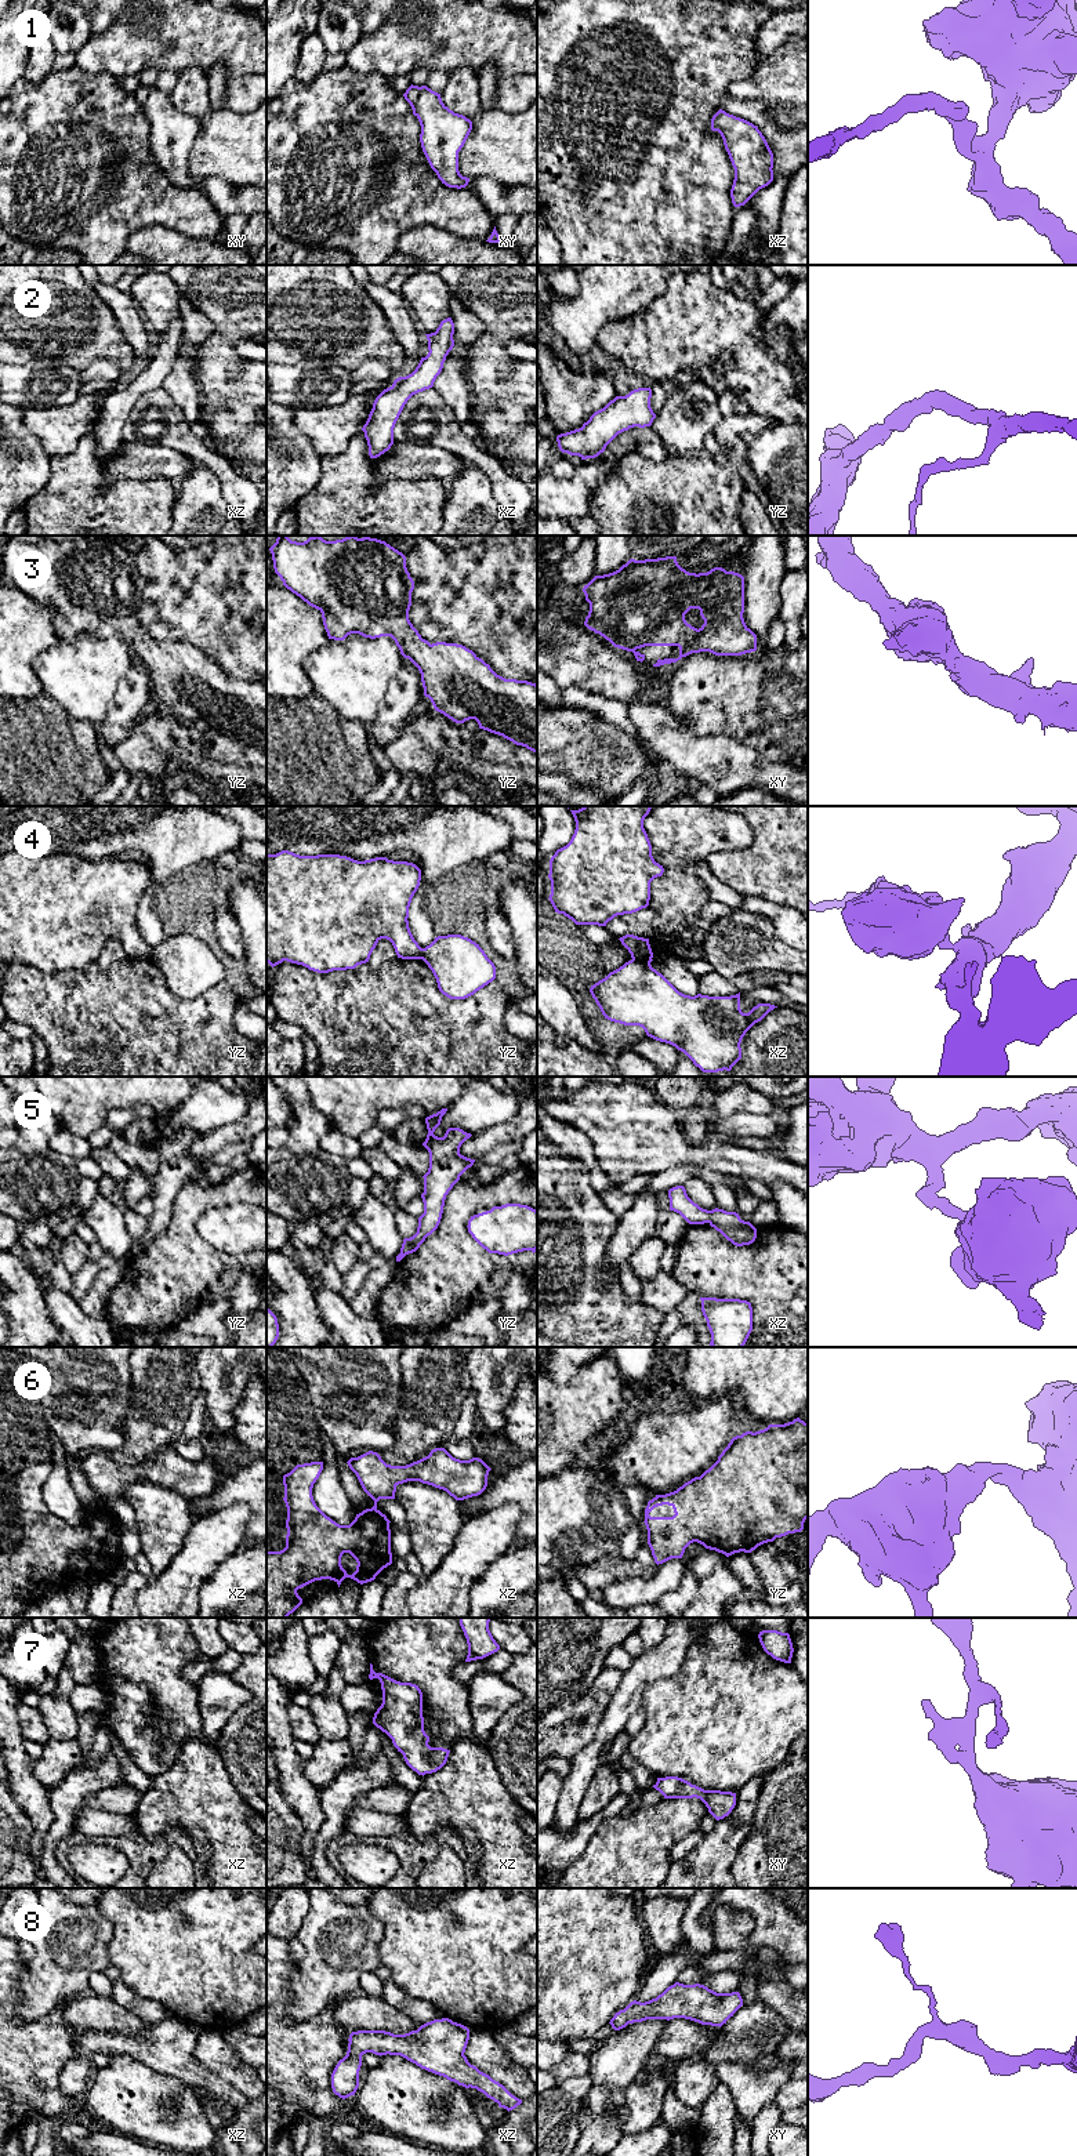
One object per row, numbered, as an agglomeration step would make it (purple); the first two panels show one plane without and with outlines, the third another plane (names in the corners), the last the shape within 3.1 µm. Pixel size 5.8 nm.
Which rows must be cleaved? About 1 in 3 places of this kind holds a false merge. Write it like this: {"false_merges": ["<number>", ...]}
{"false_merges": ["4", "5"]}

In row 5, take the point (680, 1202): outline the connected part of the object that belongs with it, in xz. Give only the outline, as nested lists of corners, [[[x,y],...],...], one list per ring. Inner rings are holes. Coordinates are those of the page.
[[[683,1186],[668,1190],[670,1211],[679,1213],[689,1224],[704,1224],[710,1222],[710,1211],[700,1208],[686,1194]]]

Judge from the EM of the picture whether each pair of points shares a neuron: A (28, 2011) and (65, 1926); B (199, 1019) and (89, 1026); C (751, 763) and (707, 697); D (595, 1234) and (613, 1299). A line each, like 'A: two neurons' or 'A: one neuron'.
A: one neuron
B: one neuron
C: two neurons
D: one neuron

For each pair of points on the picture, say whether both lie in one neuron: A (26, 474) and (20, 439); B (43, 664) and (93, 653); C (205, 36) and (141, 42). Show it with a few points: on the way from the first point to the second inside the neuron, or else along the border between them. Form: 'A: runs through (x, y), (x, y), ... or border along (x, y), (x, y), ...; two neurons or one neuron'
A: runs through (22, 465), (20, 447); one neuron
B: runs through (55, 664), (80, 664); one neuron
C: runs through (189, 37), (174, 53), (163, 58), (156, 55); one neuron

